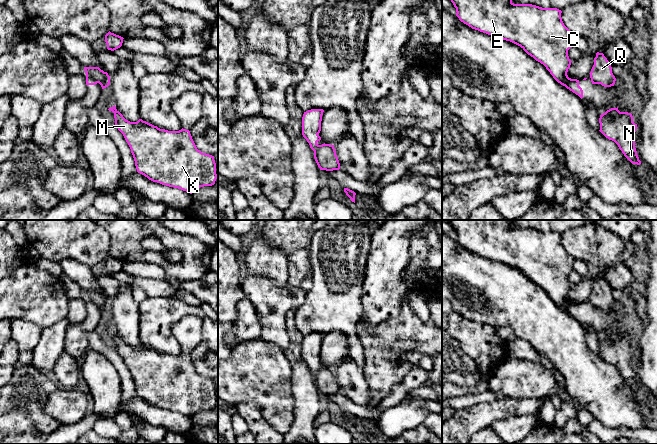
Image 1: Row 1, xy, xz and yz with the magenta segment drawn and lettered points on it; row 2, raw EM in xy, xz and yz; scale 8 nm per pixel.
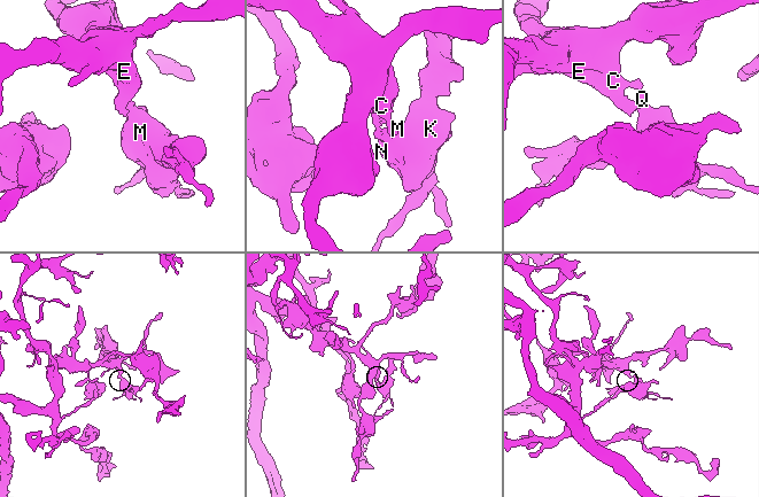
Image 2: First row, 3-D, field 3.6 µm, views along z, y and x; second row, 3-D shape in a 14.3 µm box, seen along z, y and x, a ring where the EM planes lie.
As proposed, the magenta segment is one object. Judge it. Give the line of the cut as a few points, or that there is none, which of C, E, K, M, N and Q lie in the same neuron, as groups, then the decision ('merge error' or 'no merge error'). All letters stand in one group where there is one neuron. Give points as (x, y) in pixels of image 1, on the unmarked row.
xy (86, 297), (98, 306) | C E / K M N Q | merge error

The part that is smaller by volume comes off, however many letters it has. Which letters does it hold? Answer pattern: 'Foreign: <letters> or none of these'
Foreign: K, M, N, Q

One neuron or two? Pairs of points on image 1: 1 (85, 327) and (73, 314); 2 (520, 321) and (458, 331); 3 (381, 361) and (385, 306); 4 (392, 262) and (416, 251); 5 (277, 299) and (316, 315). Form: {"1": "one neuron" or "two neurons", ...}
{"1": "two neurons", "2": "two neurons", "3": "two neurons", "4": "two neurons", "5": "two neurons"}

